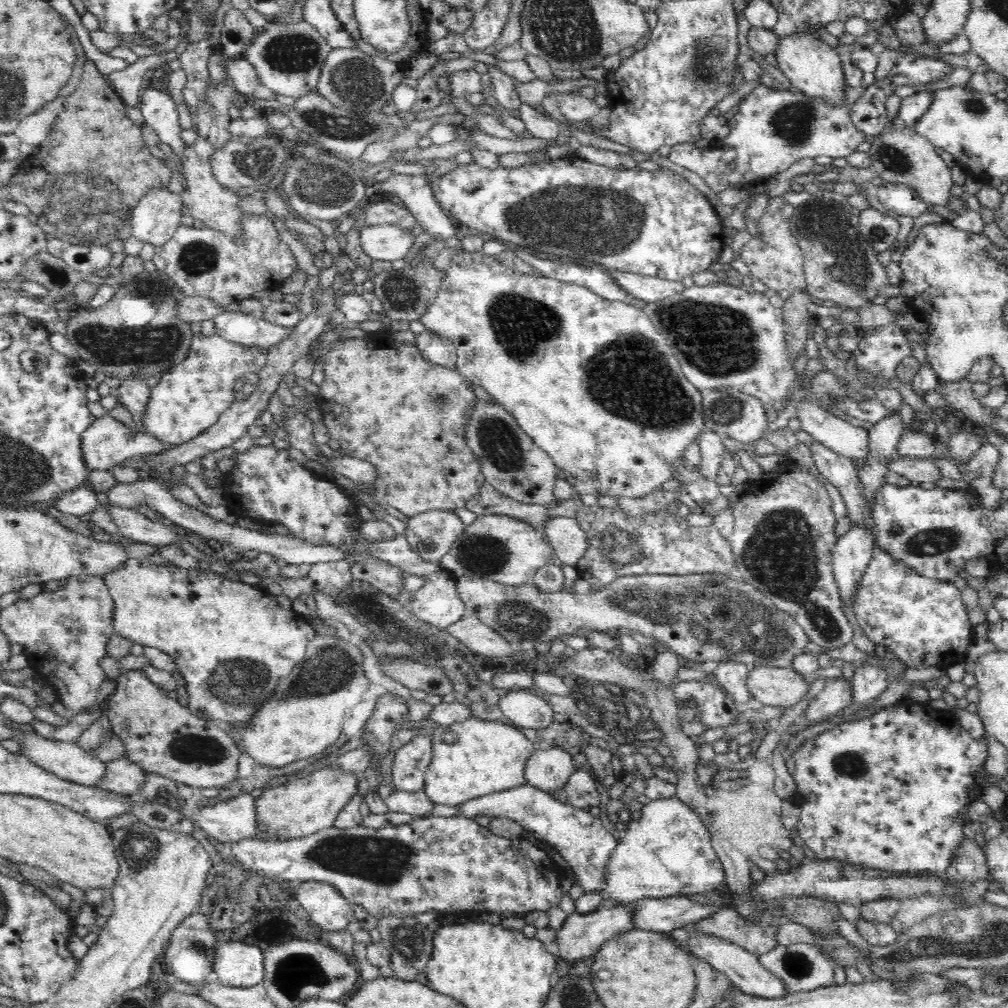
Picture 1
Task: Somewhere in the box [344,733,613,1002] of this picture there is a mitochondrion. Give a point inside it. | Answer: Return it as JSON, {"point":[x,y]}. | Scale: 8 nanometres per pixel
{"point":[409,941]}

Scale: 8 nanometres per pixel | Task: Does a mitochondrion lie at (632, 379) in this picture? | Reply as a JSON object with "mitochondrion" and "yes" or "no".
{"mitochondrion":"yes"}

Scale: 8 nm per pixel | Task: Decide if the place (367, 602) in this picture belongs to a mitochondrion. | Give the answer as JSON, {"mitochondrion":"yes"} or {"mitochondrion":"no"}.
{"mitochondrion":"no"}

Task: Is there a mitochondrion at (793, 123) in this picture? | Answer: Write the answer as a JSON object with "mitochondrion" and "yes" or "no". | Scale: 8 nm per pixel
{"mitochondrion":"yes"}

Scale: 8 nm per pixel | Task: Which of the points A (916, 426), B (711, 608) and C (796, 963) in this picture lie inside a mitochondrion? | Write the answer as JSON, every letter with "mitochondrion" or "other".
{"A":"other","B":"mitochondrion","C":"mitochondrion"}

